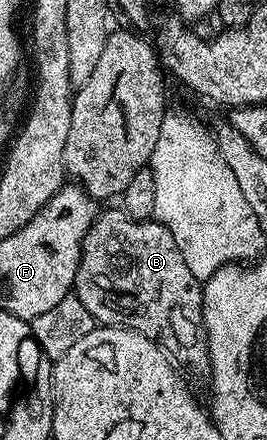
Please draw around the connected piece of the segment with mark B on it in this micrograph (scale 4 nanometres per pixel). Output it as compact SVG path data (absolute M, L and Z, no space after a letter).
M102 210L91 229L87 229L73 291L98 324L137 331L158 343L178 364L186 363L193 371L208 372L209 338L203 321L202 280L187 269L187 261L183 261L183 253L179 253L175 237L171 237L162 223L153 219L133 219L125 210L116 210Z

